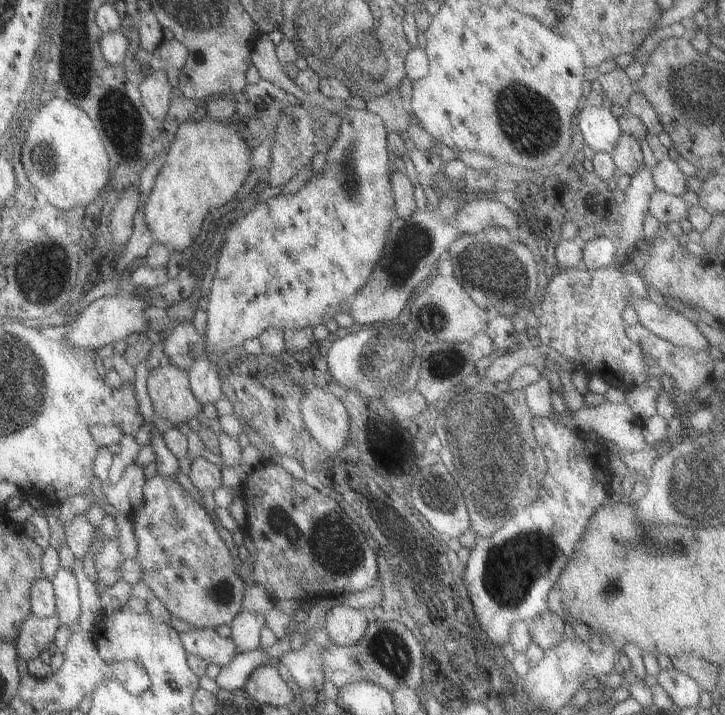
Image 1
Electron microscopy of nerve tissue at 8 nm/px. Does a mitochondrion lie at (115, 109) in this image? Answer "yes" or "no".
yes

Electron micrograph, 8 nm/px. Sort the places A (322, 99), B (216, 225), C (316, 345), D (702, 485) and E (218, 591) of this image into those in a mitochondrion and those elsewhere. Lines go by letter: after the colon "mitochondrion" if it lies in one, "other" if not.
A: other
B: other
C: other
D: mitochondrion
E: mitochondrion

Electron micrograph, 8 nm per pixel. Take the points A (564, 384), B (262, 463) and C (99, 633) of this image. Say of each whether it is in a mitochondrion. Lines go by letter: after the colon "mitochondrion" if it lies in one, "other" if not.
A: other
B: other
C: other

